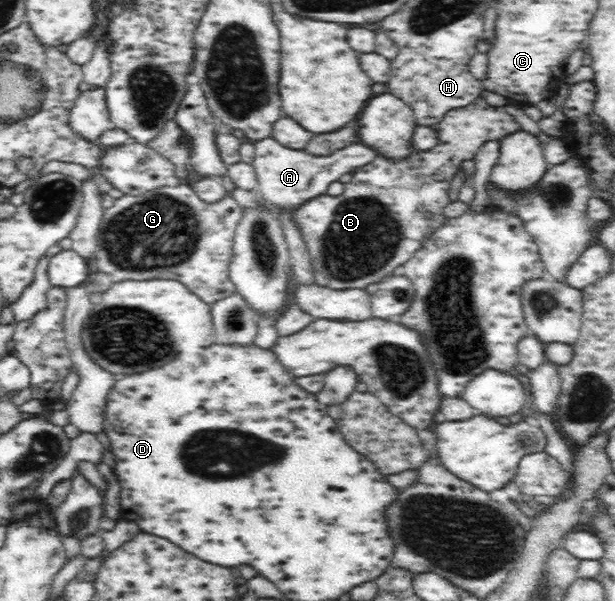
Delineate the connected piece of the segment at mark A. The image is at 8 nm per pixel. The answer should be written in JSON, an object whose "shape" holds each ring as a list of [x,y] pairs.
{"shape":[[[272,137],[252,143],[255,148],[252,166],[256,169],[258,179],[257,193],[265,198],[270,206],[276,206],[280,211],[291,211],[305,201],[327,193],[330,183],[339,181],[345,173],[355,173],[378,156],[373,148],[363,143],[348,145],[328,156],[314,156],[305,149],[289,149]]]}

